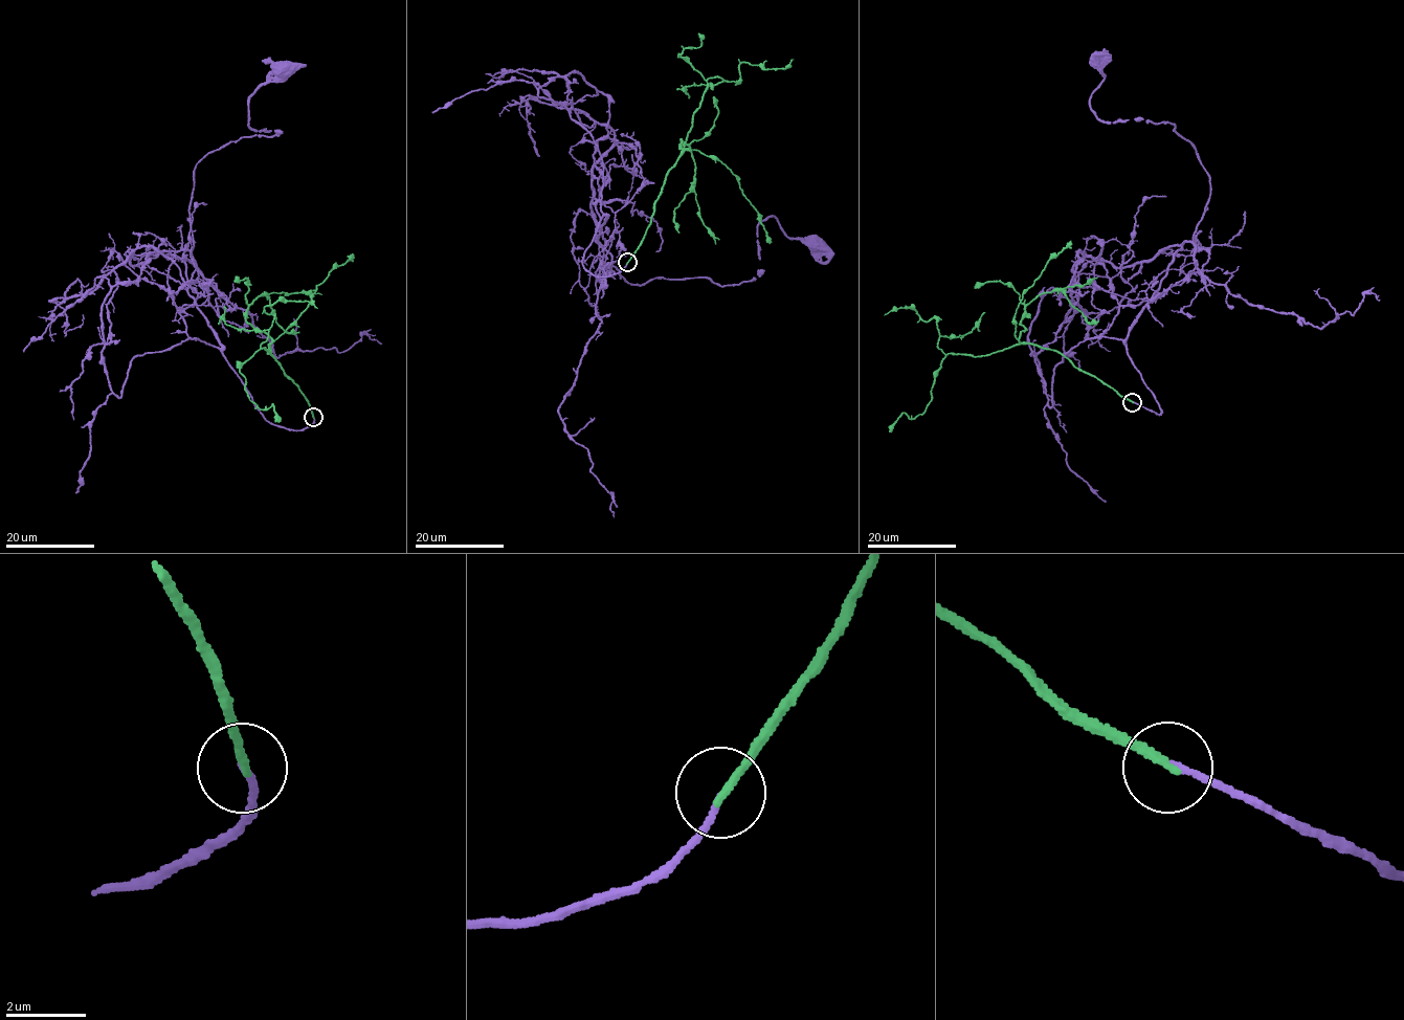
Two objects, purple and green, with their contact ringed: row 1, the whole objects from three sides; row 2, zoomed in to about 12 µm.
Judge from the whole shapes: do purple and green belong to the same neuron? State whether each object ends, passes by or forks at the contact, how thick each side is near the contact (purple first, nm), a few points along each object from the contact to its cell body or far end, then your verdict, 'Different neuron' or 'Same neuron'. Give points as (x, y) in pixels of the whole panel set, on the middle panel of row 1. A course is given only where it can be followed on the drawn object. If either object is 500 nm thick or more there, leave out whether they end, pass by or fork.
At the ring purple ends. At the ring green ends. Thickness 130 nm (purple) against 200 nm. Course of purple: (627, 263), (608, 276), (585, 270), (603, 216), (600, 245), (629, 283), (756, 279), (770, 217), (815, 244). Course of green: (627, 263), (643, 237), (669, 169), (683, 149), (708, 80), (738, 82), (740, 63), (784, 68), (793, 59). Same neuron

